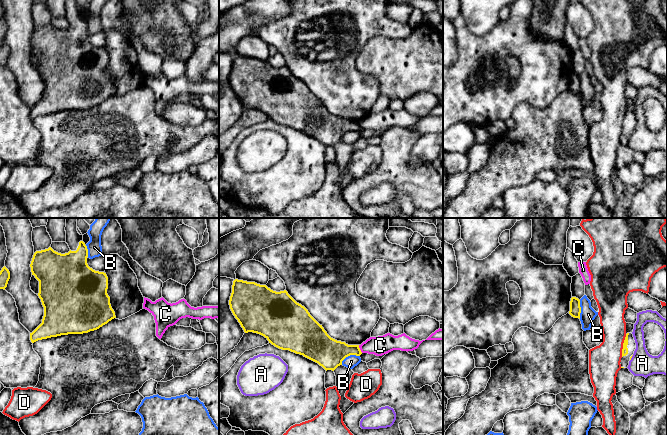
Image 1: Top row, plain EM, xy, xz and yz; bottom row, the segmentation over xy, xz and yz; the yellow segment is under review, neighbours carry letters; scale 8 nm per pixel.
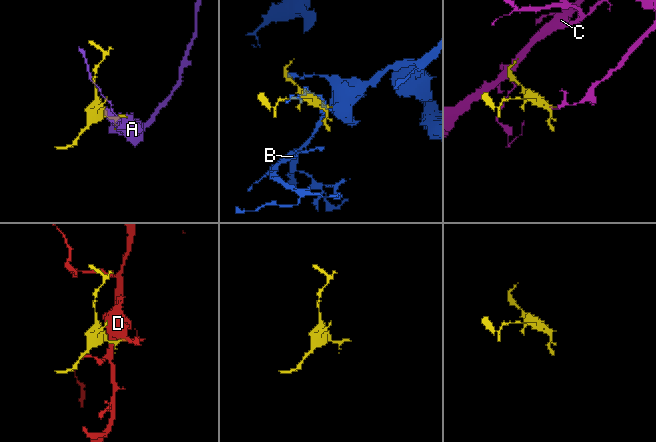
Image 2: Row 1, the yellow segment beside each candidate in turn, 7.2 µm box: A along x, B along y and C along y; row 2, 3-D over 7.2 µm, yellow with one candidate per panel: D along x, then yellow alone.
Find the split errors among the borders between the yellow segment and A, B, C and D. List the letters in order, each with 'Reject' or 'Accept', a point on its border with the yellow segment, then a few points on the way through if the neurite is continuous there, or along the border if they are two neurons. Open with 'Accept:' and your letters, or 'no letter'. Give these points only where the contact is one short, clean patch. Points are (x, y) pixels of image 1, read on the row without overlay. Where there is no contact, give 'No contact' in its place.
Accept: no letter
A: Reject. Touches yellow at yz (631, 133)
B: Reject. Touches yellow at xz (349, 131)
C: Reject. Touches yellow at xz (359, 125). Boundary: xz (358, 121), (362, 128)
D: Reject. Touches yellow at yz (623, 121)

